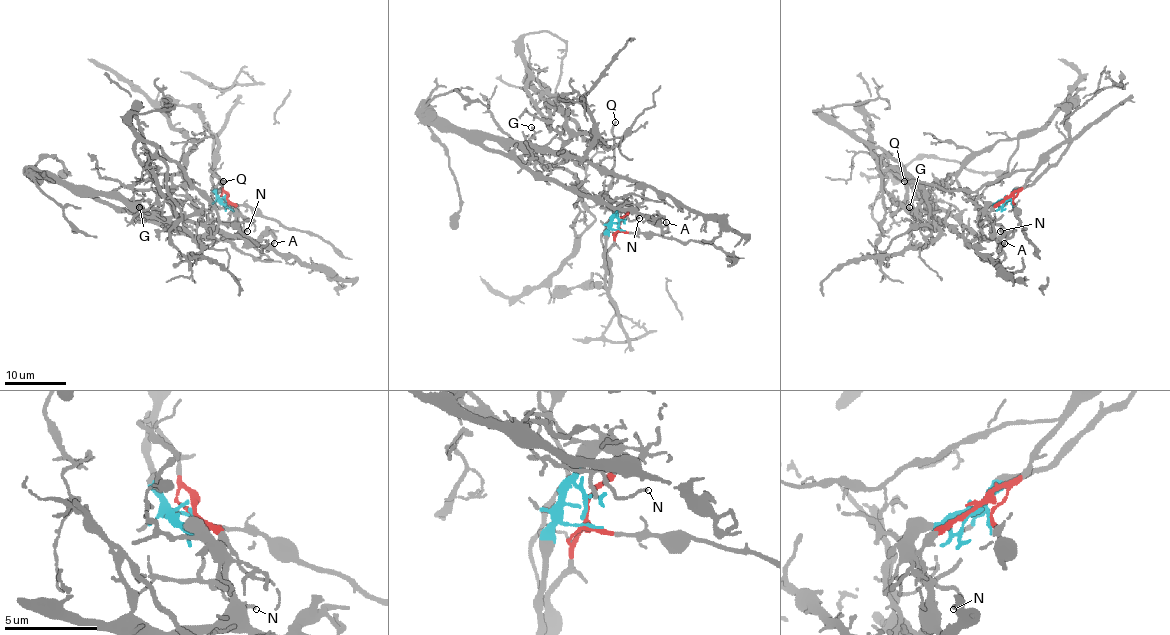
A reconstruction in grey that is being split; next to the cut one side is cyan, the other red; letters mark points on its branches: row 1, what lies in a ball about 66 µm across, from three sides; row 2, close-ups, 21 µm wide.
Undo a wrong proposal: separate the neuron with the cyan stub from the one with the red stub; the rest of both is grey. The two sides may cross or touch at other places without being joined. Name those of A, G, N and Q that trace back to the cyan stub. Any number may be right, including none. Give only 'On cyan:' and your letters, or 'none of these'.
On cyan: A, G, N

